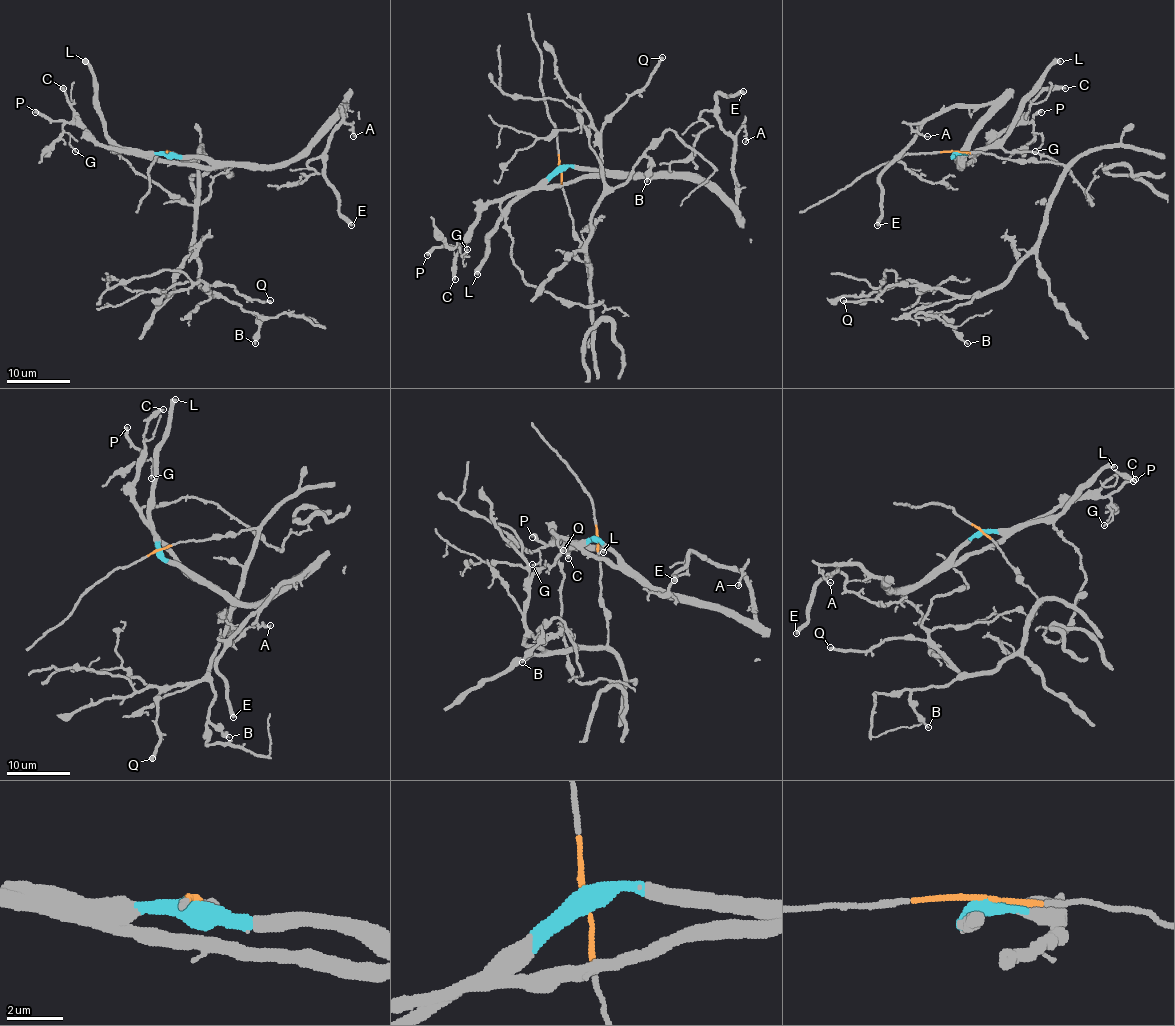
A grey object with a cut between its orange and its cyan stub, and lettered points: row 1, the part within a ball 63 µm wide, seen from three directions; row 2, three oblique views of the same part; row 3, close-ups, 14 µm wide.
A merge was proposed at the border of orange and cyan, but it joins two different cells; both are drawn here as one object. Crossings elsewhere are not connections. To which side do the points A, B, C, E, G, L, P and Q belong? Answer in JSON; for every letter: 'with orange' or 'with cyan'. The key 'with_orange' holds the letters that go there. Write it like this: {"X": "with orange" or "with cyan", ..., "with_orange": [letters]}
{"A": "with cyan", "B": "with orange", "C": "with cyan", "E": "with cyan", "G": "with cyan", "L": "with cyan", "P": "with cyan", "Q": "with orange", "with_orange": ["B", "Q"]}

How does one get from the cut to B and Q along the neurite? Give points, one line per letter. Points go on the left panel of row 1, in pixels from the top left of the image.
B: (168, 151), (197, 165), (195, 242), (200, 284), (253, 313), (259, 329), (259, 337), (254, 343)
Q: (168, 151), (197, 165), (195, 242), (200, 284), (211, 297), (209, 285), (232, 285), (249, 298), (270, 300)

